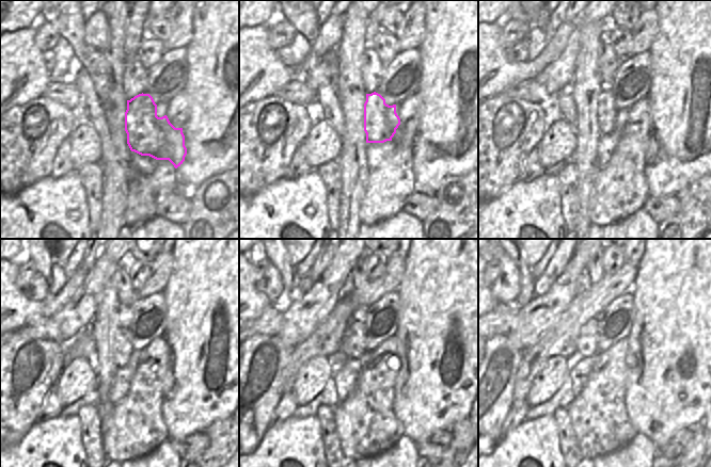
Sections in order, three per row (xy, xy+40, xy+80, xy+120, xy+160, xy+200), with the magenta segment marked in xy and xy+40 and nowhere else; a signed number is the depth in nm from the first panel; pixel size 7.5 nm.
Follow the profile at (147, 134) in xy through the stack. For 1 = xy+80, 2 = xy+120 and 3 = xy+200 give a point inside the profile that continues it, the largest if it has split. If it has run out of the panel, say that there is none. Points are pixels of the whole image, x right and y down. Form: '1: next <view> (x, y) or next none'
1: next xy+80 (610, 118)
2: next xy+120 (123, 348)
3: next xy+200 (587, 347)

